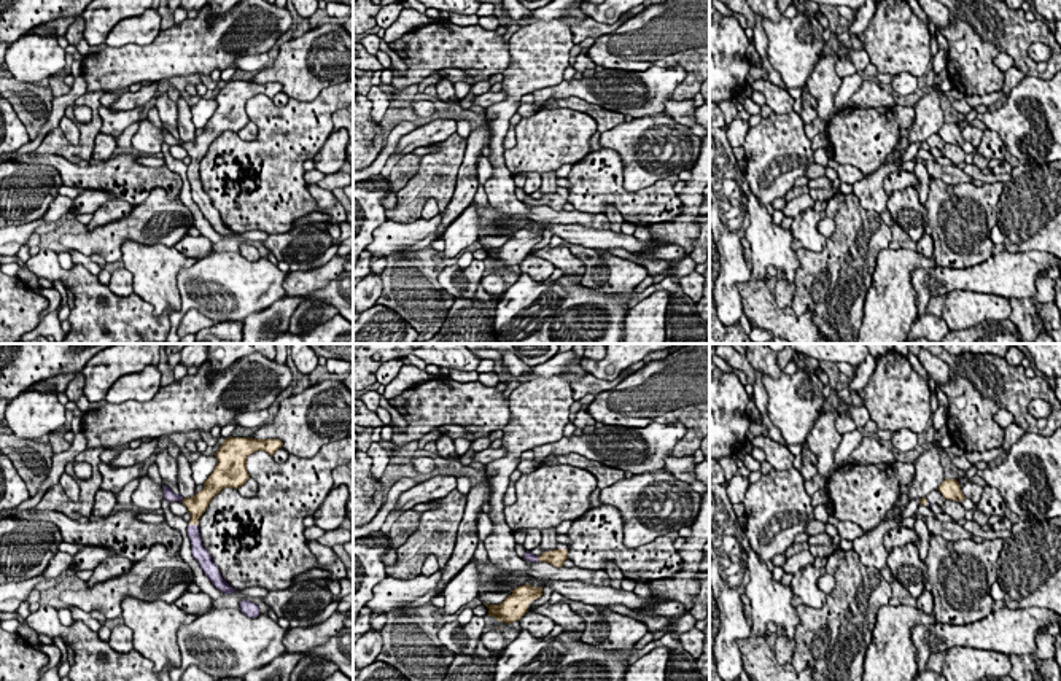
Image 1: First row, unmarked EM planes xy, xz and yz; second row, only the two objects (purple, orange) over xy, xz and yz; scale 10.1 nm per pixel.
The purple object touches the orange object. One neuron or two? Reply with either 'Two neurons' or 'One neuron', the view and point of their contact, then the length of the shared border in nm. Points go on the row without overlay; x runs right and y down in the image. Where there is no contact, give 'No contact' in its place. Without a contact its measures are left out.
One neuron. Touches purple at xy (193, 169). Shared border 110 nm

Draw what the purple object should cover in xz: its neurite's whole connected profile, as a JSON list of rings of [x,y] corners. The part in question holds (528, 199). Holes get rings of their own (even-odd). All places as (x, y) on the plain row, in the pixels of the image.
[[[554,193],[541,199],[533,199],[530,194],[527,194],[523,199],[523,204],[527,205],[547,205],[557,212],[563,210],[566,202],[568,202],[566,193]]]

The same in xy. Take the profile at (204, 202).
[[[227,81],[223,84],[215,100],[218,103],[213,116],[204,126],[204,132],[197,135],[191,142],[181,142],[173,137],[167,129],[164,132],[164,142],[169,146],[180,145],[188,151],[191,158],[191,165],[188,167],[188,180],[191,183],[191,196],[192,200],[199,205],[205,220],[212,224],[212,228],[224,235],[234,237],[232,232],[223,221],[218,210],[212,205],[210,197],[204,193],[200,178],[199,178],[199,162],[208,151],[210,145],[215,138],[218,138],[223,132],[239,132],[248,123],[250,118],[247,115],[247,102],[258,94],[267,95],[274,99],[278,92],[282,92],[283,86],[280,83],[253,83],[253,81]]]

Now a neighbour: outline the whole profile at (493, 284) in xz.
[[[492,272],[482,278],[482,288],[488,294],[503,294],[509,286],[503,278],[503,272]]]

